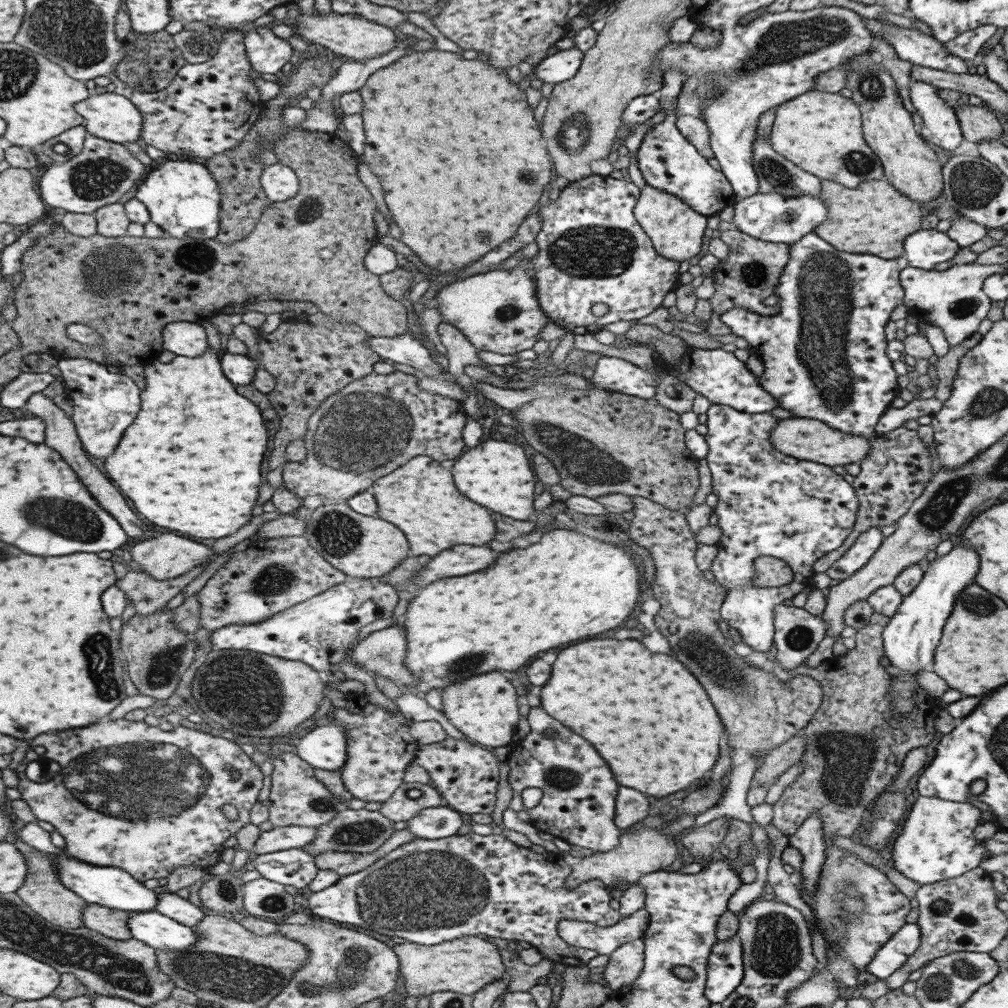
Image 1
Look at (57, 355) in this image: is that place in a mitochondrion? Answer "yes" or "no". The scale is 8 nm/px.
no

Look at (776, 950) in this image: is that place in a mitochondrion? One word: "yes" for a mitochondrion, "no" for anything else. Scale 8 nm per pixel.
yes

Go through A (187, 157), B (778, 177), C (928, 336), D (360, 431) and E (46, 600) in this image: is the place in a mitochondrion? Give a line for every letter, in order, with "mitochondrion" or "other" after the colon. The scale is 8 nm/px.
A: other
B: mitochondrion
C: other
D: mitochondrion
E: other

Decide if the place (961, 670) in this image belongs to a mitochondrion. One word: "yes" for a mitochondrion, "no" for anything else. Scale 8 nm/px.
no

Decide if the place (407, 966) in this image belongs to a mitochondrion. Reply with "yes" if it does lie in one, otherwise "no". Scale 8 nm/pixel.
no

